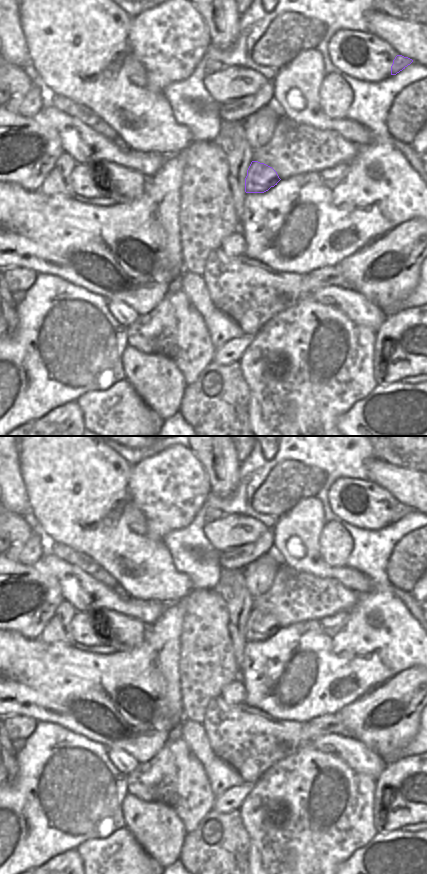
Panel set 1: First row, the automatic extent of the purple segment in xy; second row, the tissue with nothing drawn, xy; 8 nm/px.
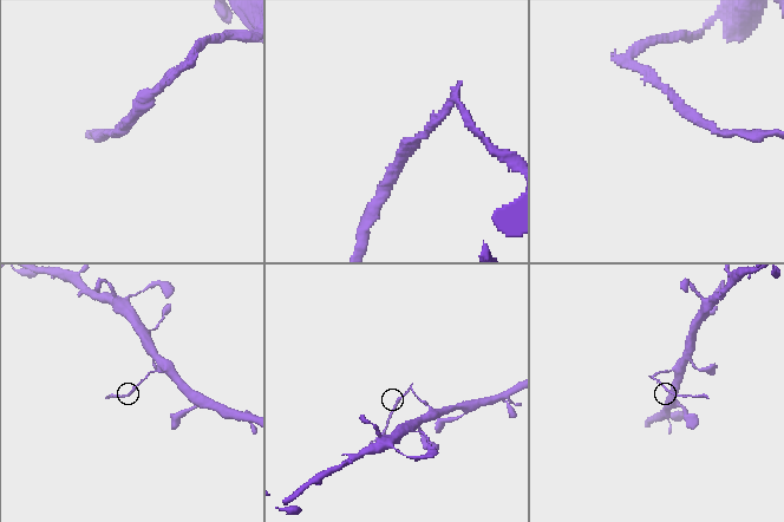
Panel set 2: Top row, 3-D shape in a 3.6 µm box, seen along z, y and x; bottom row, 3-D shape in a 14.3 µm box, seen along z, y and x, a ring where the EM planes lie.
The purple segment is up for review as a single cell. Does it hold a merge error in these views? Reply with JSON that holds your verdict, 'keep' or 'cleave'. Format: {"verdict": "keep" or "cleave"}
{"verdict": "cleave"}

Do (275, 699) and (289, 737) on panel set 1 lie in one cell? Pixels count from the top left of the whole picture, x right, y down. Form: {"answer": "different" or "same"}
{"answer": "different"}

